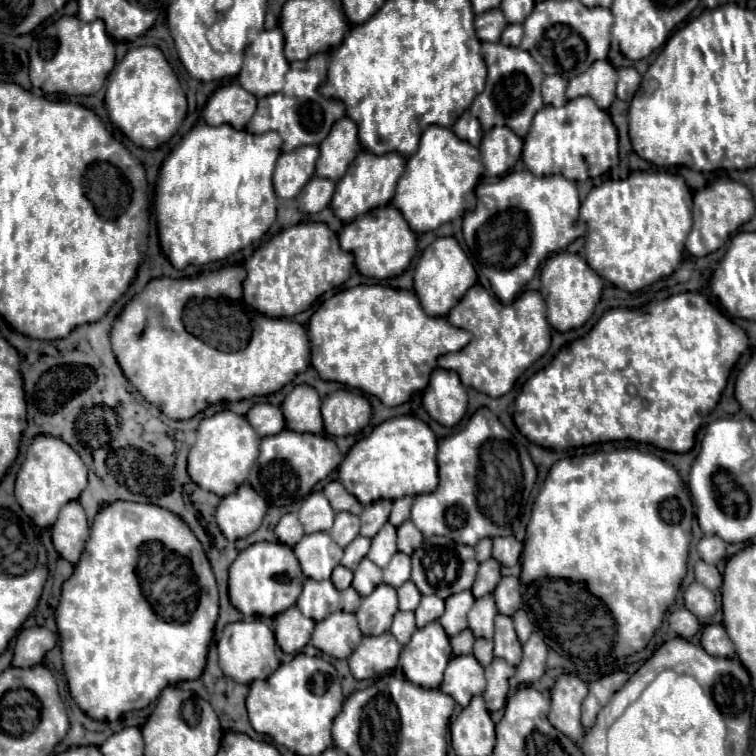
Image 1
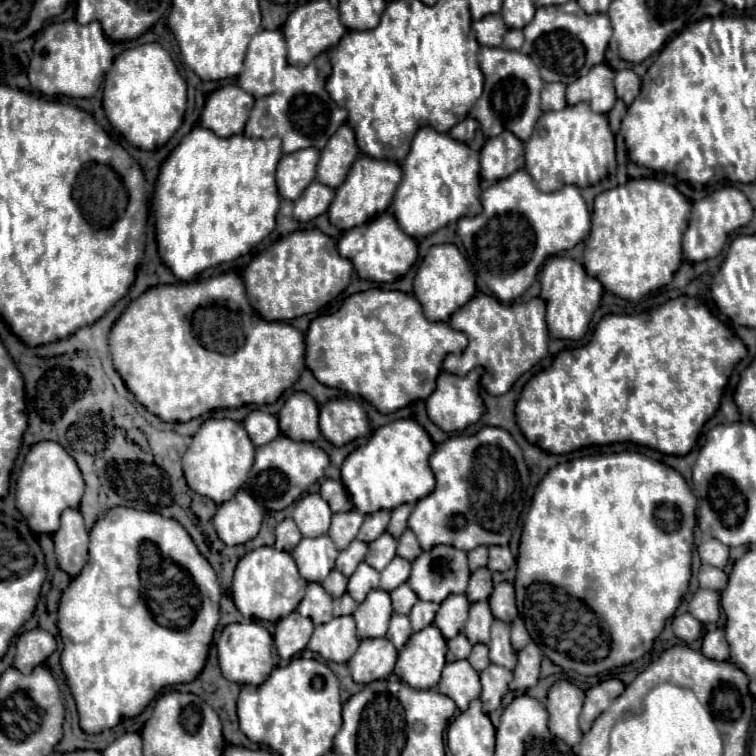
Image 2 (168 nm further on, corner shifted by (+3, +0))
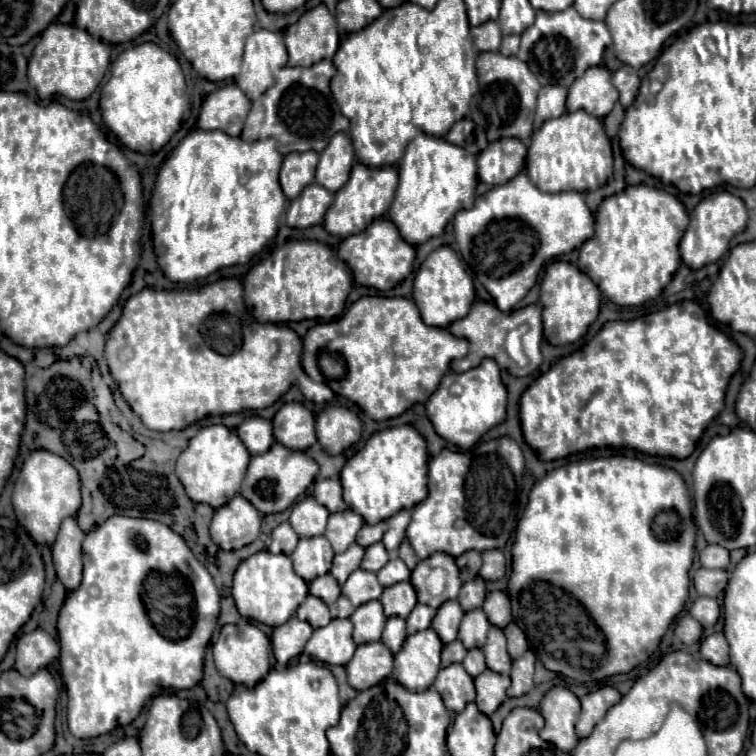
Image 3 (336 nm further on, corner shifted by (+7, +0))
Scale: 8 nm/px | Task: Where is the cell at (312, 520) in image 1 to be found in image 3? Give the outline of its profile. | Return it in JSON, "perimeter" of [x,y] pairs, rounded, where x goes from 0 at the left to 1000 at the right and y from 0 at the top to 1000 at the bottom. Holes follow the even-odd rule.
{"perimeter":[[[403,657],[401,663],[388,668],[382,692],[396,710],[417,710],[427,708],[433,697],[433,684],[435,676],[425,665],[419,665],[414,657]]]}

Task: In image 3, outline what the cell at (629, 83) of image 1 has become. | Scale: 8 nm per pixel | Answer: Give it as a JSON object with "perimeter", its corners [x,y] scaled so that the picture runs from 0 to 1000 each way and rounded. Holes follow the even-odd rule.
{"perimeter":[[[824,86],[819,94],[811,97],[811,112],[819,120],[819,136],[824,142],[832,142],[835,134],[840,131],[840,126],[843,126],[843,118],[845,118],[843,94],[832,86]]]}

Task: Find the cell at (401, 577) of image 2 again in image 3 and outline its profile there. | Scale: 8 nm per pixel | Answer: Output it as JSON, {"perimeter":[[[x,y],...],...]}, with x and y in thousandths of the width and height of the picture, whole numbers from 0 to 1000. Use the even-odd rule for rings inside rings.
{"perimeter":[[[520,734],[520,737],[515,739],[515,745],[499,758],[499,766],[501,766],[501,771],[504,771],[507,776],[517,776],[520,771],[541,769],[541,761],[544,761],[541,750],[538,750],[525,734]]]}

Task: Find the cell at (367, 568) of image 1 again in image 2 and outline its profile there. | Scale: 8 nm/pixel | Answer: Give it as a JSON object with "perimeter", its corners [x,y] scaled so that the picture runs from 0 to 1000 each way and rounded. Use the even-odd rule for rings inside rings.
{"perimeter":[[[478,745],[472,750],[472,755],[462,763],[462,774],[459,774],[459,784],[478,798],[488,782],[501,776],[501,755],[496,755],[493,750],[488,750],[485,745]]]}

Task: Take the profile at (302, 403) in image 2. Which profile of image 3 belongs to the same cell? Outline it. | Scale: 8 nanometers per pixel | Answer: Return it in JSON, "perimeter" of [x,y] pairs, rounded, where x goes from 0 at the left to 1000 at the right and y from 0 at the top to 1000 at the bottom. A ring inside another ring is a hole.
{"perimeter":[[[377,533],[361,552],[361,575],[366,586],[388,591],[390,597],[403,597],[417,581],[417,552],[398,533]]]}

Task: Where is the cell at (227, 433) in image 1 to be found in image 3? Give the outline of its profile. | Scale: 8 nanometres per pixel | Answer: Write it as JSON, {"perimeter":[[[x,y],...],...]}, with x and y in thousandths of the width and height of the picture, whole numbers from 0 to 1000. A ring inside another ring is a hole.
{"perimeter":[[[279,562],[269,565],[253,583],[250,591],[237,602],[231,626],[237,636],[242,639],[247,655],[261,665],[274,665],[282,673],[298,668],[308,655],[316,652],[319,636],[324,631],[327,615],[329,615],[329,597],[319,586],[316,575],[298,565],[298,562]]]}

